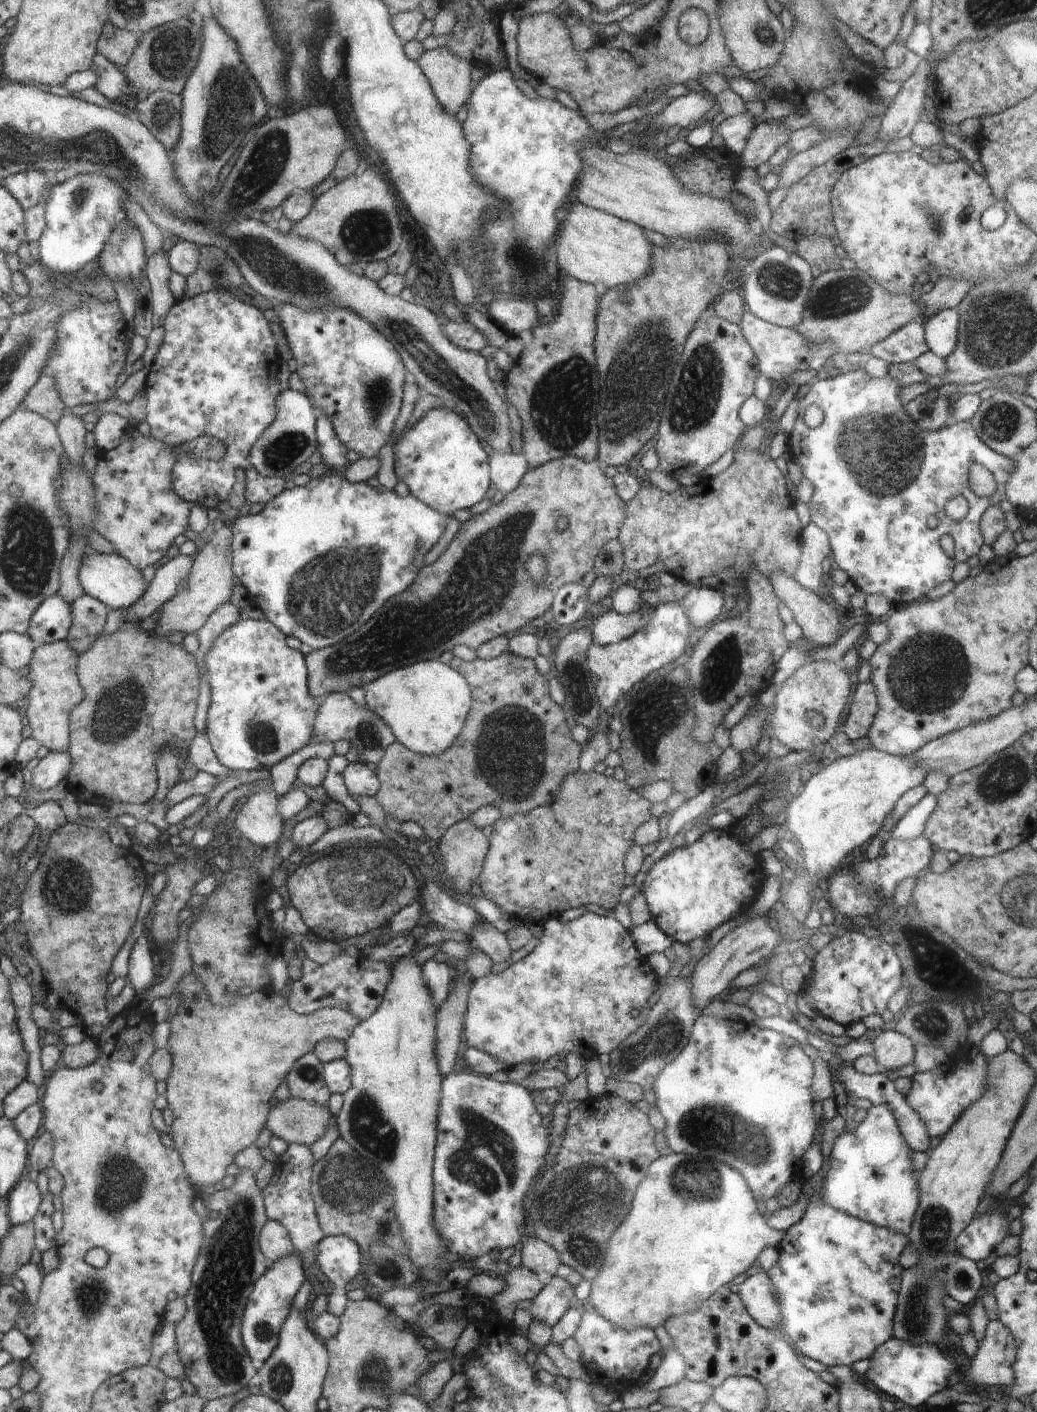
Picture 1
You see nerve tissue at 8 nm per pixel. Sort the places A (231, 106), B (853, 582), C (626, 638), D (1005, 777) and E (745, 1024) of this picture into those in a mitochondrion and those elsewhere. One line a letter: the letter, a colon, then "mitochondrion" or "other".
A: mitochondrion
B: other
C: other
D: mitochondrion
E: other

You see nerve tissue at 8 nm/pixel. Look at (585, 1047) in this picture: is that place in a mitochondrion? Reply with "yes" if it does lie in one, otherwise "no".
no

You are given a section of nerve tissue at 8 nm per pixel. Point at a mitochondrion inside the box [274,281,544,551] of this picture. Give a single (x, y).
(430, 362)

